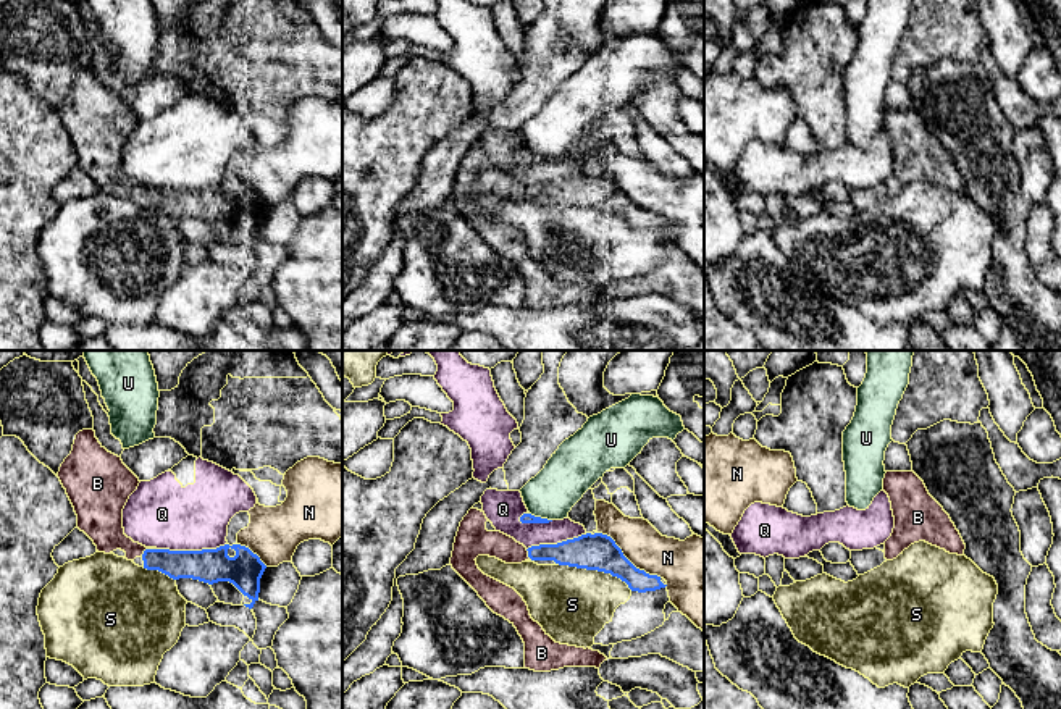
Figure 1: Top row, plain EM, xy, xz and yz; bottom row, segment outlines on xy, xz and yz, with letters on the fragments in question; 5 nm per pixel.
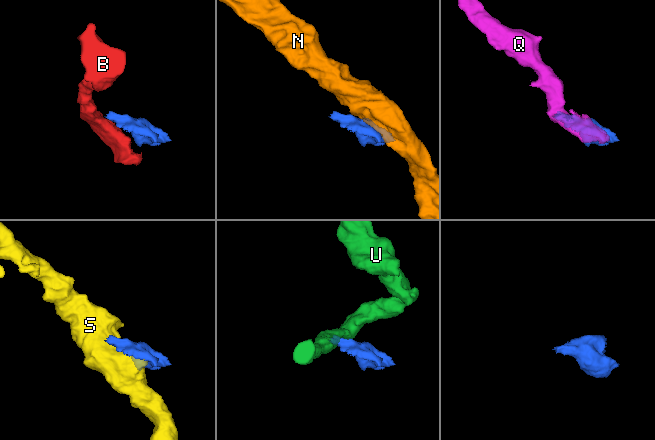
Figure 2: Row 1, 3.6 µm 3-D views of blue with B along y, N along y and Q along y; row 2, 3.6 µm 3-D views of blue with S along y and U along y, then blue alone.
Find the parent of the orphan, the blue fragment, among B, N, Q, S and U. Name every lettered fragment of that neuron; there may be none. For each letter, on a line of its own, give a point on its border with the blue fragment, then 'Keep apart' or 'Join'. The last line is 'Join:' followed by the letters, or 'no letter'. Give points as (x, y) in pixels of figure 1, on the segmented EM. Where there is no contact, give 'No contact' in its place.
B: Touches blue at xz (528, 554). Join
N: Touches blue at xz (627, 559). Keep apart
Q: Touches blue at xy (191, 551). Keep apart
S: Touches blue at xz (596, 569). Keep apart
U: Touches blue at xz (540, 517). Keep apart
Join: B

